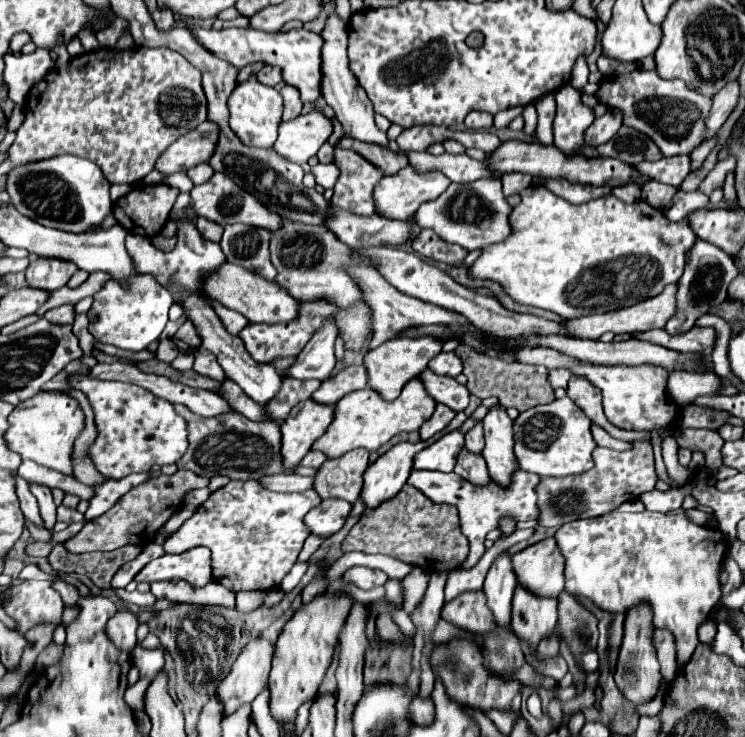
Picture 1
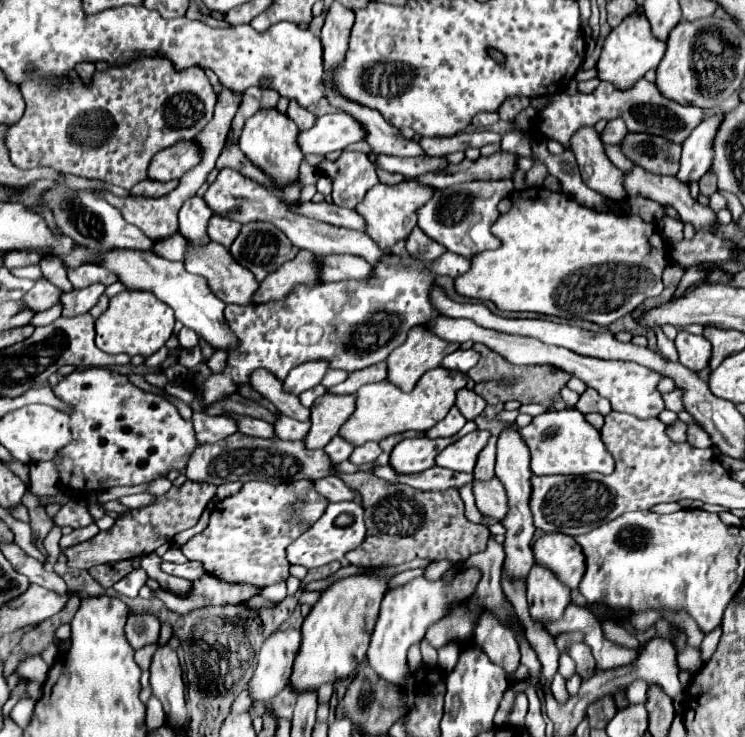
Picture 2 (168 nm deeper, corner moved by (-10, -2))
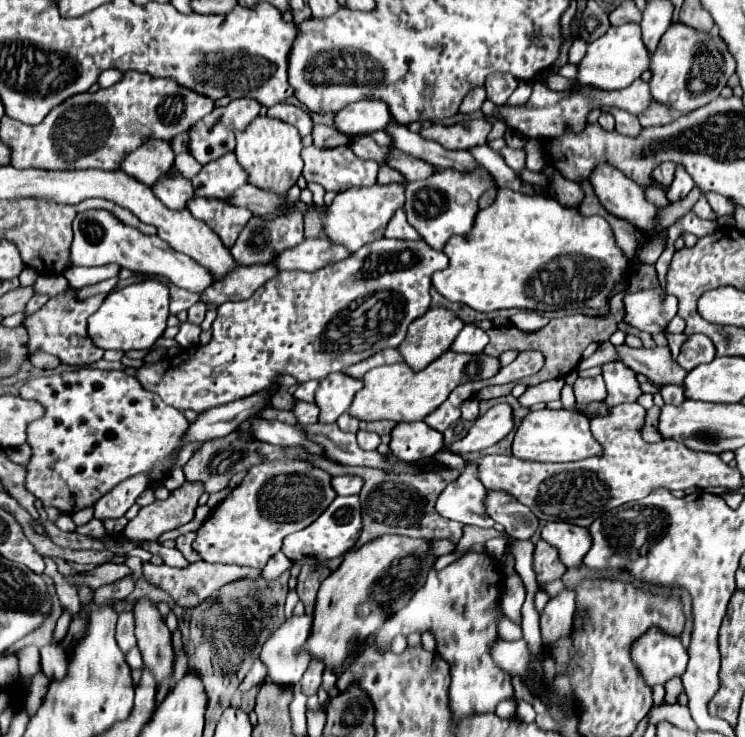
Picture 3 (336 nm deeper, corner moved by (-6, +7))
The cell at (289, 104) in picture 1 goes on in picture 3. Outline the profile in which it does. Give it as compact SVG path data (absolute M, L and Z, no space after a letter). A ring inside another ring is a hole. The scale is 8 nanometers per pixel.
M277 103L273 105L269 111L267 111L269 117L275 117L275 119L281 119L285 123L291 123L299 129L299 133L305 137L305 135L311 135L313 131L313 121L311 121L311 115L307 109L303 107L297 107L297 105L289 105L289 103Z

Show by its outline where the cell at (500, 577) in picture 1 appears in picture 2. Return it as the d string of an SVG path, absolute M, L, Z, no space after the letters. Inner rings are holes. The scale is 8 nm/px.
M505 430L499 440L497 440L497 464L495 464L495 476L503 482L507 488L509 496L509 512L503 520L503 526L507 530L505 538L505 564L503 568L507 570L509 576L513 578L525 578L527 572L531 570L533 560L533 550L531 550L531 538L535 532L533 520L531 520L531 510L529 510L529 496L531 496L531 468L529 468L529 448L525 446L523 440L519 440L517 430Z

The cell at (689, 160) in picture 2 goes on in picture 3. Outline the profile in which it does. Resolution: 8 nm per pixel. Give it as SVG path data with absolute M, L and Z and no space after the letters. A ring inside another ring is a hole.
M677 165L677 169L675 169L675 179L673 179L671 189L669 189L669 193L667 193L669 201L673 203L673 201L683 199L683 197L693 189L693 185L695 185L695 183L693 183L693 179L687 175L687 171L683 171L683 167Z

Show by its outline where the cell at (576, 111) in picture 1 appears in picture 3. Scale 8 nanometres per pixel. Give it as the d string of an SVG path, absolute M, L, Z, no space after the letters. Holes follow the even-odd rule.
M609 163L595 165L589 179L595 195L607 211L631 221L637 229L655 229L653 217L657 207L645 199L643 189L635 181L627 179L627 175Z

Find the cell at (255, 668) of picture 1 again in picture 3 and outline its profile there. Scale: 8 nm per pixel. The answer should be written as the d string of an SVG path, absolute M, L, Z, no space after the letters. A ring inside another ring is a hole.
M311 615L289 617L263 645L261 661L267 667L267 677L279 685L295 685L311 663L303 651L311 631Z

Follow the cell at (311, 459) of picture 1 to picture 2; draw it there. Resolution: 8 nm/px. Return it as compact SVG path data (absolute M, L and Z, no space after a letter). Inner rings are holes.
M335 436L335 438L325 446L325 452L329 454L329 458L331 458L335 464L339 464L339 462L343 462L343 460L347 460L347 458L351 456L353 448L355 448L355 446L353 446L349 440L345 440L343 436Z

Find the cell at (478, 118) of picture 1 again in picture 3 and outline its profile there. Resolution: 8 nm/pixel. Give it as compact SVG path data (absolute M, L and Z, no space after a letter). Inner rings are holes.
M475 87L475 91L471 91L471 95L467 95L467 99L463 99L463 103L461 103L461 113L479 111L481 105L485 103L485 99L487 99L485 89L483 89L483 87Z

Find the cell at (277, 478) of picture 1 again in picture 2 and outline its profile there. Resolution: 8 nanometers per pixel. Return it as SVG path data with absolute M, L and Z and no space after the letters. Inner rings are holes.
M329 476L329 478L321 478L315 482L317 492L321 492L329 502L341 502L341 500L353 500L357 494L343 484L341 478L337 476Z

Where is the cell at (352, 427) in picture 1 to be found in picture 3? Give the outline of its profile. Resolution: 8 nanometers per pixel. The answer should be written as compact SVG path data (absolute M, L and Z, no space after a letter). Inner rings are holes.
M445 351L439 359L429 363L419 373L411 373L405 363L375 367L365 373L363 389L355 395L349 407L349 415L359 421L381 421L381 419L391 419L397 423L421 421L423 417L433 413L457 385L473 381L475 375L477 379L493 377L497 371L499 361L495 357L487 357L483 353L459 355L453 351Z

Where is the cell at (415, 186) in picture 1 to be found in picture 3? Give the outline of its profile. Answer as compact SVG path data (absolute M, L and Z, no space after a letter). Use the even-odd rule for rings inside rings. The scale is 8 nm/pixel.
M375 183L369 187L351 187L347 191L337 193L333 203L327 207L327 217L323 219L323 231L333 243L343 243L349 251L357 251L361 245L381 239L387 223L401 207L405 207L403 183L389 183L389 185Z

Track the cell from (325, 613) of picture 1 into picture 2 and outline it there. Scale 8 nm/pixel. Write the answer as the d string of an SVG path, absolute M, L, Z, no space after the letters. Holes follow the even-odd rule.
M375 566L365 574L335 580L311 608L301 628L303 640L293 664L291 684L297 692L317 690L327 682L333 684L337 678L349 676L365 660L365 650L375 628L375 620L379 618L379 604L387 594L391 580L391 576L379 574L379 568L383 566Z

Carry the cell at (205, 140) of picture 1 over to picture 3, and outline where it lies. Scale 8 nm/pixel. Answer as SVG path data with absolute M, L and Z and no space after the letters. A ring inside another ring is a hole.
M149 139L139 149L131 151L131 155L127 155L121 169L145 185L155 185L155 179L161 179L173 167L173 163L175 163L175 151L173 151L171 143L163 141L163 139Z

